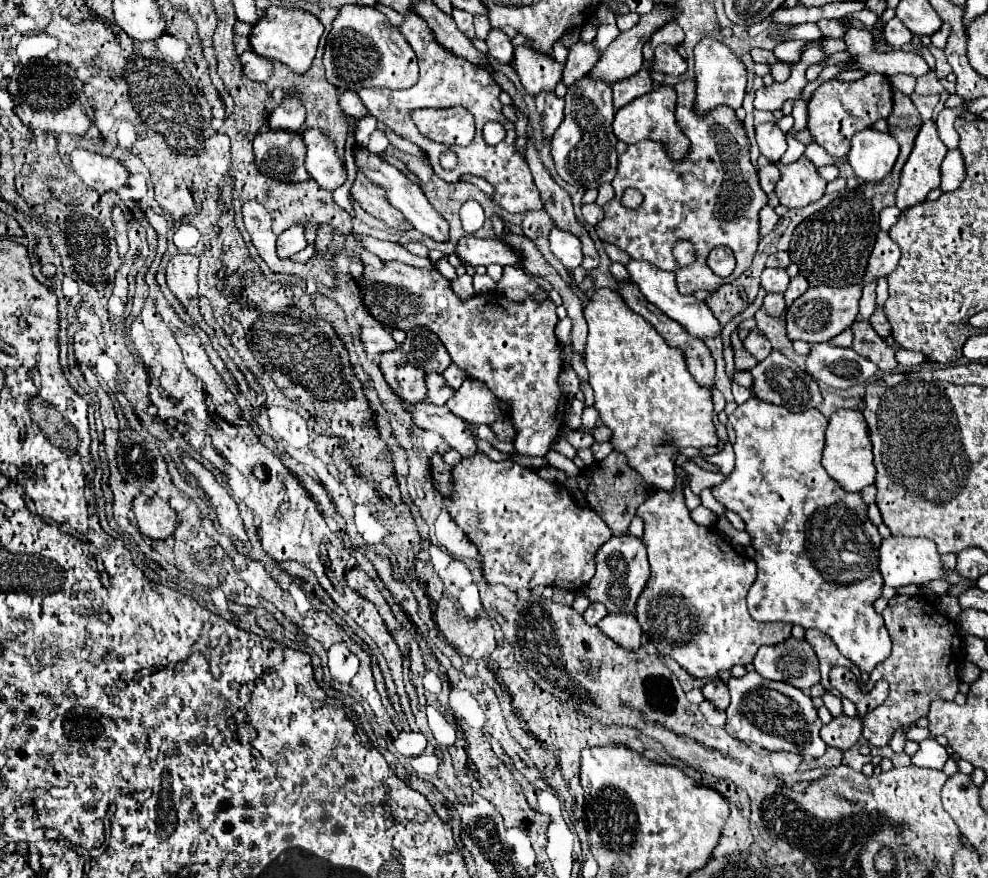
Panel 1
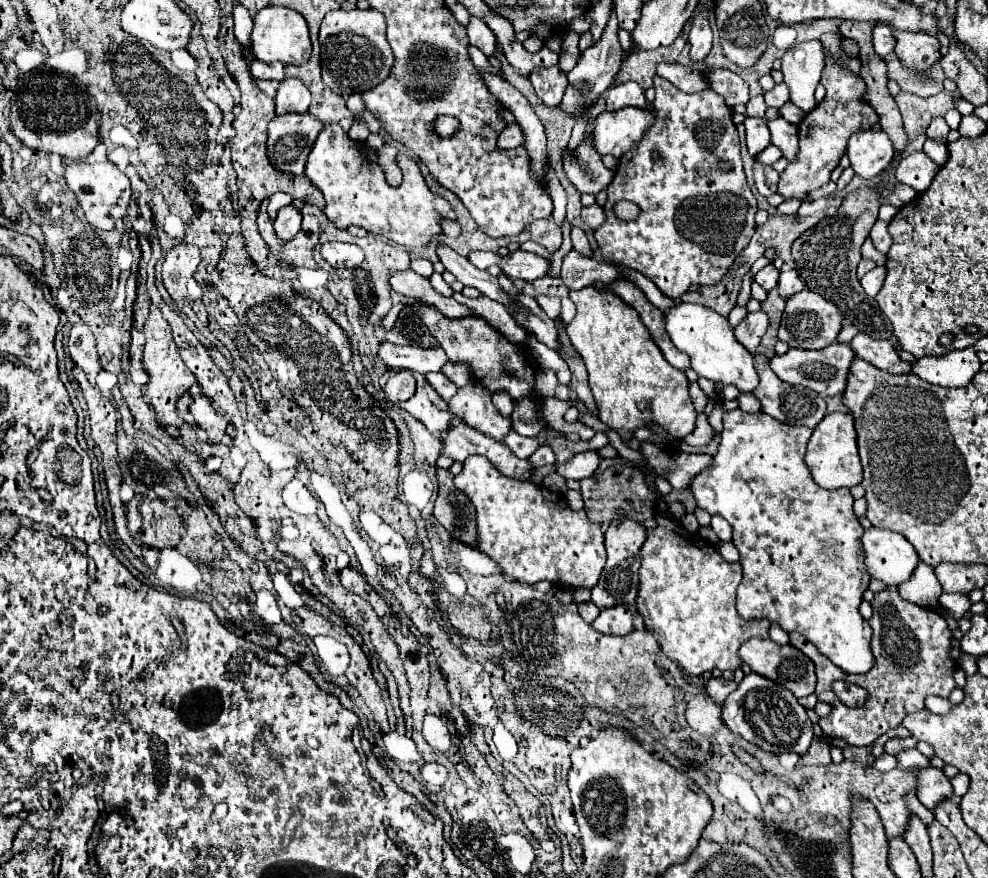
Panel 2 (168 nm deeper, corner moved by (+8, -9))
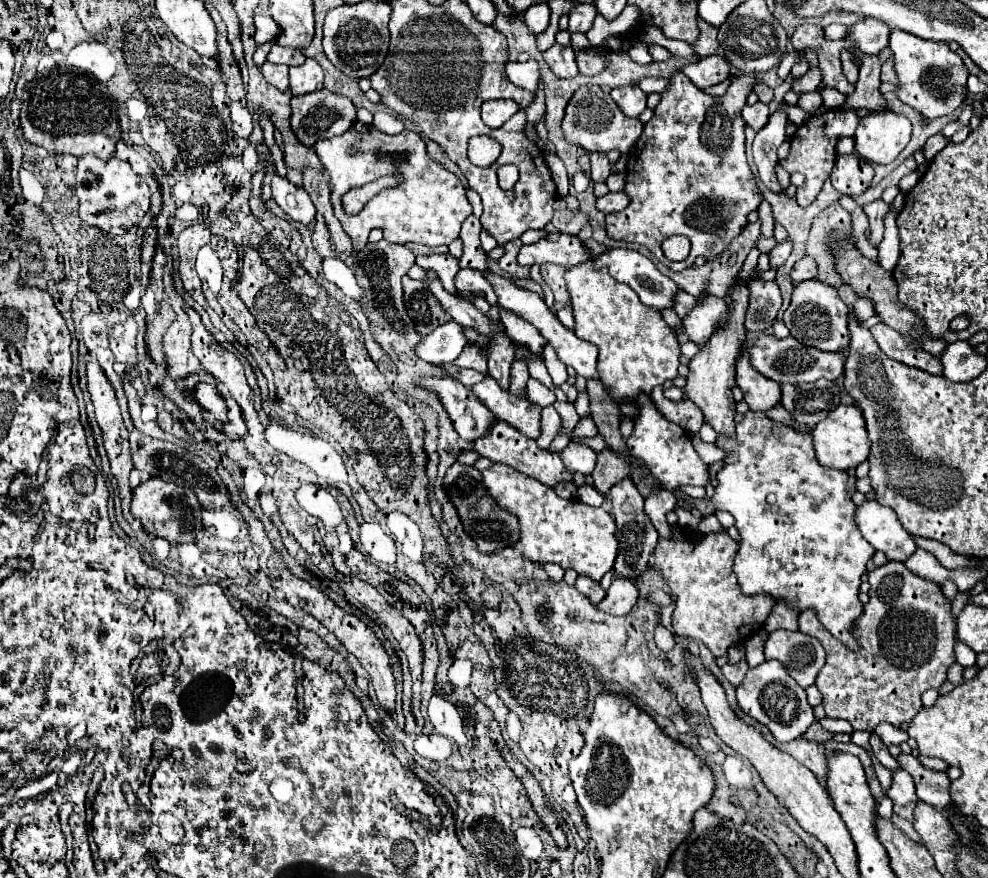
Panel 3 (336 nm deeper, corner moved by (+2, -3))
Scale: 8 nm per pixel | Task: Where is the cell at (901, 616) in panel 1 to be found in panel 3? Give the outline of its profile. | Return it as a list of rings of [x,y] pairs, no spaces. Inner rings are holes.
[[[887,561],[869,573],[869,603],[863,605],[863,615],[855,619],[855,639],[859,639],[859,651],[847,651],[817,619],[813,611],[799,613],[799,631],[821,641],[827,663],[817,675],[815,685],[823,693],[823,707],[827,717],[845,719],[853,729],[873,731],[879,723],[891,723],[899,727],[903,721],[911,721],[921,711],[921,693],[927,689],[939,689],[947,681],[947,669],[955,663],[955,619],[951,615],[951,603],[943,595],[935,581],[923,579],[911,573],[905,563]]]

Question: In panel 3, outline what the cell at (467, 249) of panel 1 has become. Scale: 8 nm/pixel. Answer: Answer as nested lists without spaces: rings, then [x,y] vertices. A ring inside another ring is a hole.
[[[551,233],[547,239],[541,239],[533,245],[523,245],[519,251],[519,265],[543,265],[543,263],[557,263],[565,267],[581,265],[591,259],[589,249],[577,235],[567,233]]]

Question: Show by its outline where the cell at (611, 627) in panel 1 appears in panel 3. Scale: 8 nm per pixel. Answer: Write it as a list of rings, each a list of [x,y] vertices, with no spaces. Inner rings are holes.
[[[615,579],[613,585],[607,589],[605,599],[597,607],[611,615],[627,615],[637,603],[637,597],[639,591],[633,579]]]

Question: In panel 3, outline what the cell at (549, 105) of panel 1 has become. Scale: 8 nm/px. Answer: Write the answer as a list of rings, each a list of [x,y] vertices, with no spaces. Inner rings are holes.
[[[555,43],[551,49],[547,49],[543,53],[547,65],[551,67],[551,71],[565,79],[565,77],[575,77],[579,73],[577,69],[577,61],[575,61],[575,53],[571,49],[571,45],[559,45]]]

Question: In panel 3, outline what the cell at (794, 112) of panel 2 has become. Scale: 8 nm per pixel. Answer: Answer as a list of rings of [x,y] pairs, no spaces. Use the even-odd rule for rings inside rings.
[[[817,91],[799,95],[799,107],[801,107],[803,111],[807,111],[807,113],[813,113],[821,103],[823,103],[823,99],[821,99],[821,93],[817,93]]]

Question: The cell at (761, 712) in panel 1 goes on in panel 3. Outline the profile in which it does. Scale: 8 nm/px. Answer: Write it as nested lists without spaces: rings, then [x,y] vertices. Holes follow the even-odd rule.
[[[763,661],[761,665],[751,667],[743,683],[737,687],[737,701],[747,715],[767,725],[777,741],[793,741],[795,737],[803,735],[815,721],[813,707],[807,703],[805,689],[797,685],[797,681],[779,661]]]

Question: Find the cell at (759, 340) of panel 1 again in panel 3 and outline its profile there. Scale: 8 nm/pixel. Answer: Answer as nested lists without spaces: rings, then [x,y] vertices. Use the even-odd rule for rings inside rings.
[[[753,279],[749,283],[749,309],[745,317],[747,331],[763,333],[771,327],[781,307],[781,291],[775,281]]]

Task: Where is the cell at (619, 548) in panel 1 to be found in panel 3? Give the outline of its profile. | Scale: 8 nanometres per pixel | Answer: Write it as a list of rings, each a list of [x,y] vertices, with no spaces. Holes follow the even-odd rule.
[[[631,477],[621,479],[619,483],[615,483],[615,487],[611,487],[609,491],[609,499],[613,503],[613,519],[617,523],[617,541],[619,541],[619,555],[615,561],[615,577],[627,577],[627,579],[639,579],[639,575],[649,567],[651,555],[655,551],[657,545],[657,529],[653,527],[651,519],[647,517],[645,509],[643,509],[643,497],[641,493],[635,489]]]

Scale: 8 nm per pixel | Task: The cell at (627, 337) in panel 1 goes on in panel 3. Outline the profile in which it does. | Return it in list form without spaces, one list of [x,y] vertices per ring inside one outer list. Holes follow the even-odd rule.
[[[585,261],[579,267],[571,267],[565,271],[565,283],[567,291],[571,297],[571,307],[573,307],[573,317],[575,317],[575,335],[583,341],[591,341],[593,345],[599,347],[599,375],[601,383],[605,389],[611,393],[615,401],[623,397],[637,397],[639,393],[653,391],[655,385],[665,383],[667,379],[677,377],[677,367],[679,367],[679,343],[675,337],[675,331],[663,323],[663,317],[659,315],[657,309],[647,307],[639,301],[637,293],[627,287],[625,283],[615,281],[607,267],[595,269],[593,261]]]

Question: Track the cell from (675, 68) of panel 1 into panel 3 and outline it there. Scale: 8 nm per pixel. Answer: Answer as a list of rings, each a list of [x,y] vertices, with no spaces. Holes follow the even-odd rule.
[[[711,55],[711,57],[703,57],[693,65],[683,67],[683,73],[697,85],[697,87],[709,87],[709,85],[717,85],[725,79],[731,77],[731,65],[719,57],[719,55]]]

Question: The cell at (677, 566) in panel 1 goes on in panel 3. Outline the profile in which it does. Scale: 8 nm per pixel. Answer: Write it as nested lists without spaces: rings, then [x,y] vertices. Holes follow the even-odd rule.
[[[673,525],[673,539],[659,539],[653,551],[653,567],[663,575],[673,595],[677,595],[675,613],[673,613],[675,633],[703,641],[715,657],[727,655],[727,649],[741,641],[743,637],[741,633],[743,629],[747,629],[747,625],[753,625],[753,629],[761,627],[775,605],[775,599],[771,599],[771,595],[743,595],[739,591],[739,583],[733,573],[735,553],[737,553],[737,541],[731,539],[727,531],[717,531],[707,535],[689,533],[687,537],[687,533],[679,525]]]

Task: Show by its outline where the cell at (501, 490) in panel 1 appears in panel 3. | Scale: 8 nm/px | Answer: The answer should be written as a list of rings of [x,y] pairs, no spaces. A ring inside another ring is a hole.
[[[499,463],[483,471],[483,483],[489,495],[503,509],[509,509],[519,517],[521,539],[515,549],[519,549],[527,559],[575,569],[579,575],[587,575],[593,581],[601,581],[601,577],[613,567],[619,551],[615,521],[601,507],[589,507],[579,499],[561,499],[551,487]]]

